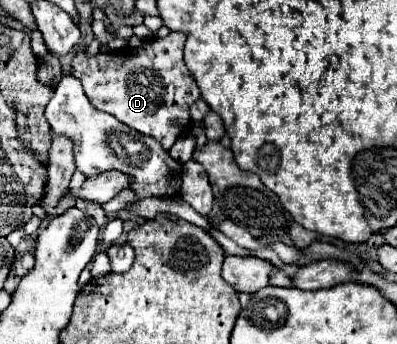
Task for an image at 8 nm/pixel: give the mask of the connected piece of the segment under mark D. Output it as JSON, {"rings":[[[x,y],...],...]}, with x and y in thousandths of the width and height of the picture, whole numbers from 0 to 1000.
{"rings":[[[426,96],[421,108],[385,108],[355,137],[320,137],[310,148],[275,148],[219,160],[199,142],[179,177],[179,218],[194,224],[224,282],[229,305],[270,323],[330,375],[375,392],[426,433],[481,358],[476,311],[506,270],[461,177],[461,96]]]}

